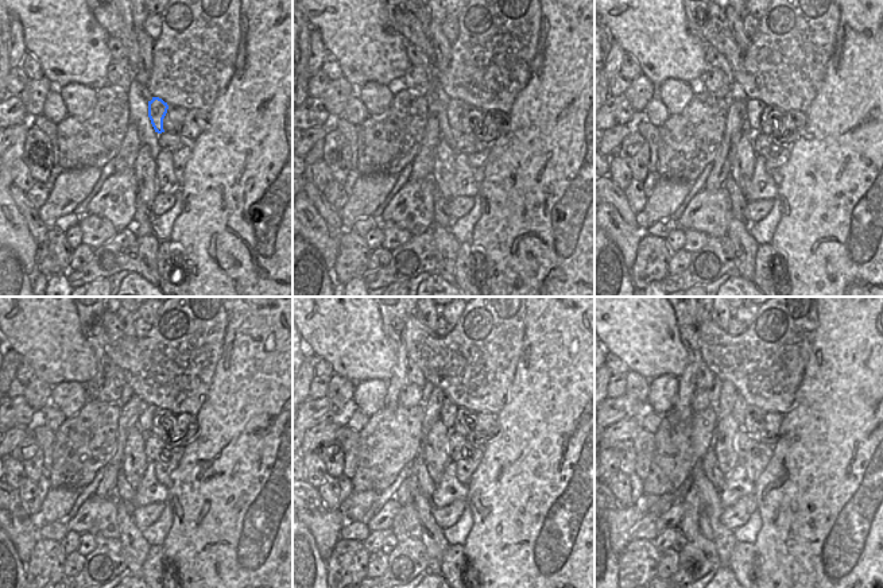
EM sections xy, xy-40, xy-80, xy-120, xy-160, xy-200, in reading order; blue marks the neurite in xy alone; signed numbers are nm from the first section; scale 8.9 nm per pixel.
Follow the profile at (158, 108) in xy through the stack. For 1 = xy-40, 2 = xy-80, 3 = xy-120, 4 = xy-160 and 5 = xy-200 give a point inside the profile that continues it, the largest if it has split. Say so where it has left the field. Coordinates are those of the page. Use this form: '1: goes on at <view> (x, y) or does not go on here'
1: goes on at xy-40 (454, 107)
2: goes on at xy-80 (754, 109)
3: goes on at xy-120 (147, 414)
4: goes on at xy-160 (449, 410)
5: goes on at xy-200 (739, 409)

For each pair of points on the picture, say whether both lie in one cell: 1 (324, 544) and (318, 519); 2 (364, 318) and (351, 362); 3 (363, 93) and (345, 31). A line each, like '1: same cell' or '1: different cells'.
1: same cell
2: same cell
3: different cells

